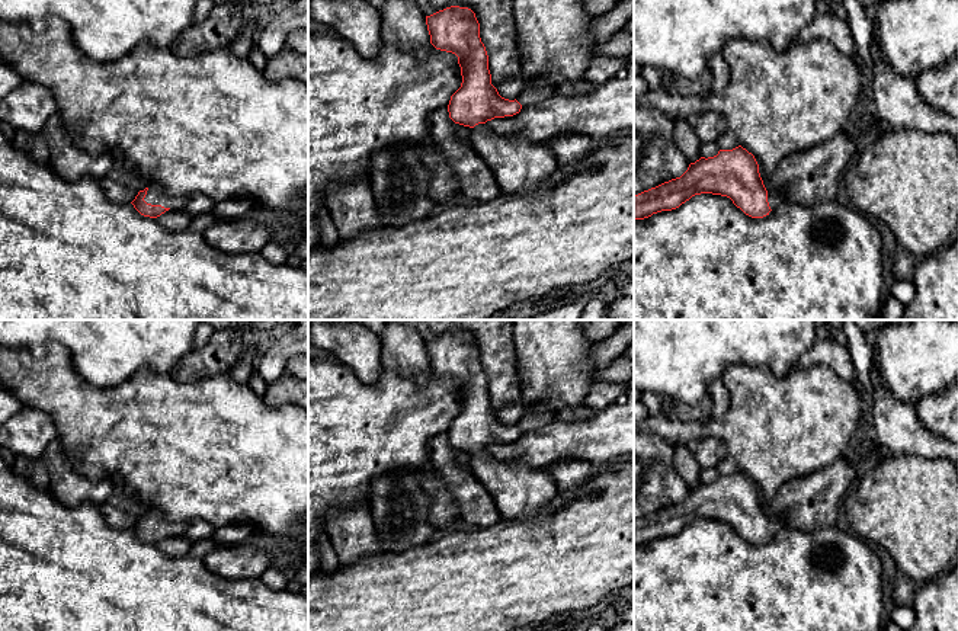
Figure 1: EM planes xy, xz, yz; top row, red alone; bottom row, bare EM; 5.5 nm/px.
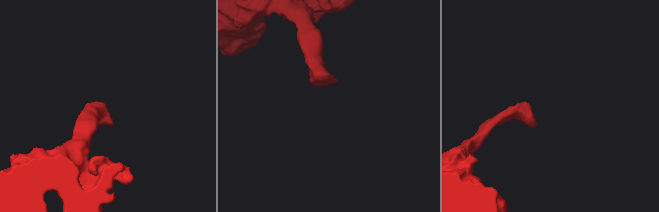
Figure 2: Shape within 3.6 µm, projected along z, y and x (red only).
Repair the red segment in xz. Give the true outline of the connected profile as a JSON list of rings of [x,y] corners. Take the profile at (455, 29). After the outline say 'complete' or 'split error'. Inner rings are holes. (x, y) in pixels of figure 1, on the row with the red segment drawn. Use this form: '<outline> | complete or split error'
[[[451,6],[426,16],[430,44],[440,51],[452,52],[458,57],[461,67],[461,87],[451,96],[449,118],[459,125],[471,128],[471,144],[478,156],[493,170],[497,183],[504,193],[531,192],[545,183],[560,163],[550,147],[529,142],[523,137],[503,137],[486,125],[494,118],[513,116],[520,112],[522,105],[515,99],[509,100],[499,95],[491,84],[488,70],[488,55],[480,38],[480,23],[475,13],[468,7]]] | split error

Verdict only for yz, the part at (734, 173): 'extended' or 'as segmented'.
extended

